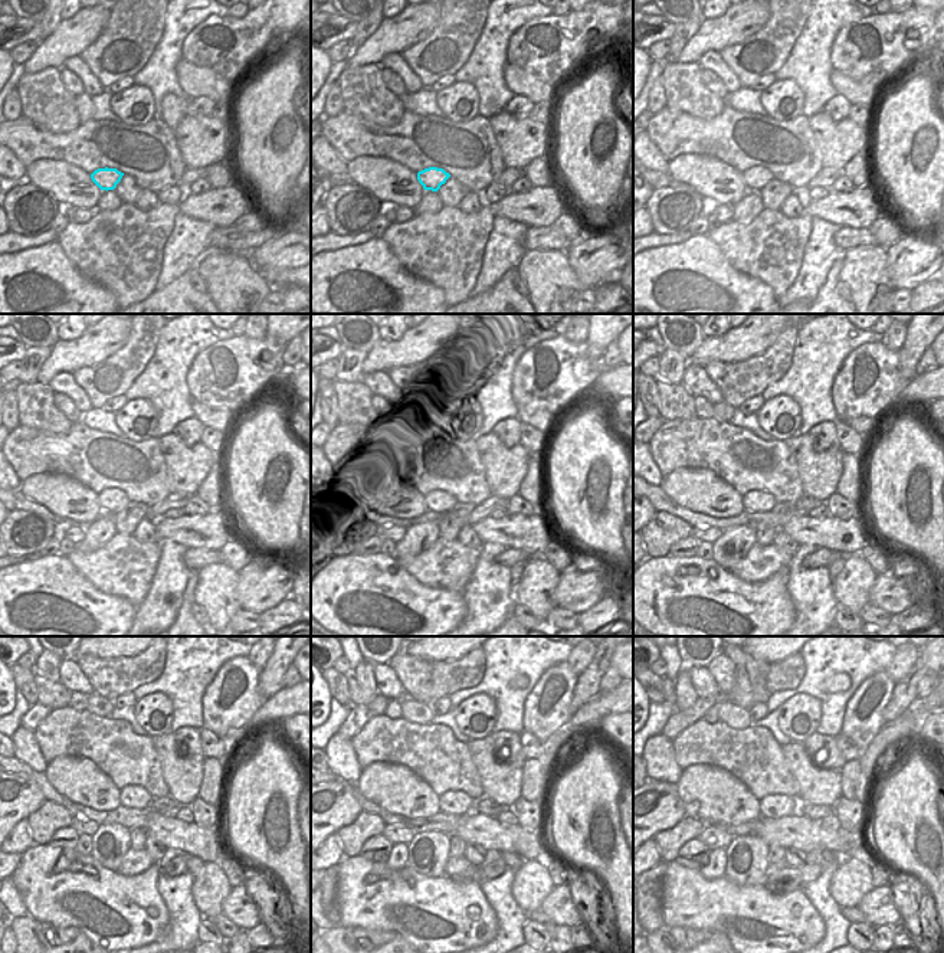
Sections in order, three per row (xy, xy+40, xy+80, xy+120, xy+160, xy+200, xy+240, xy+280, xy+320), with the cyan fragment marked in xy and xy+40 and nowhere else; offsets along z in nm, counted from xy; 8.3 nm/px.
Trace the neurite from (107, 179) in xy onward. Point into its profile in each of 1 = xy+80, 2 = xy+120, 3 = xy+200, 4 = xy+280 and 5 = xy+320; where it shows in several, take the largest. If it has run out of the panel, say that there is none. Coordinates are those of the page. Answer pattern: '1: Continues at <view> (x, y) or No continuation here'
1: Continues at xy+80 (756, 177)
2: Continues at xy+120 (112, 500)
3: Continues at xy+200 (756, 501)
4: Continues at xy+280 (454, 804)
5: Continues at xy+320 (773, 806)

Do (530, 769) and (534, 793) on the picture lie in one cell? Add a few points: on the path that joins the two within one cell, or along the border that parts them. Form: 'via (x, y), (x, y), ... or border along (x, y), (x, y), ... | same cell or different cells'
via (533, 775), (533, 788) | same cell

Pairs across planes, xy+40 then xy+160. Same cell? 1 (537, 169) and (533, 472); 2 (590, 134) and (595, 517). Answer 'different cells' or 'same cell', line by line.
1: same cell
2: same cell

